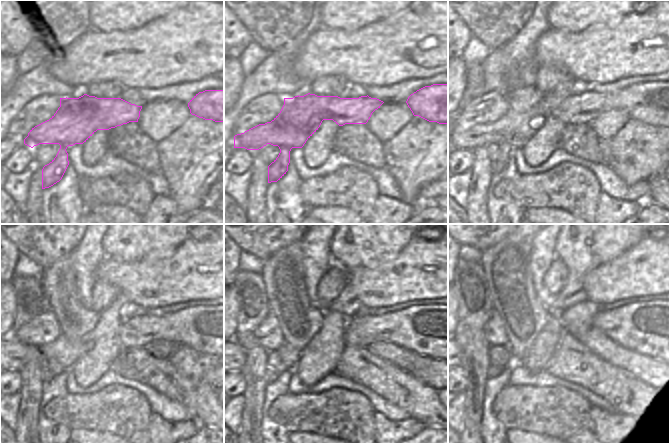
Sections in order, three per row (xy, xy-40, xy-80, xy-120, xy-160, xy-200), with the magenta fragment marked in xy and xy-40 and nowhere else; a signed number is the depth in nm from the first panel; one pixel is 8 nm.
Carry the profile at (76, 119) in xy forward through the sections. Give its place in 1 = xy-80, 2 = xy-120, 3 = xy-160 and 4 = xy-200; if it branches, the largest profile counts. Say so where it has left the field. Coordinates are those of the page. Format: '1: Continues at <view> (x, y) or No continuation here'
1: Continues at xy-80 (651, 103)
2: Continues at xy-120 (202, 328)
3: Continues at xy-160 (427, 329)
4: Continues at xy-200 (650, 328).

